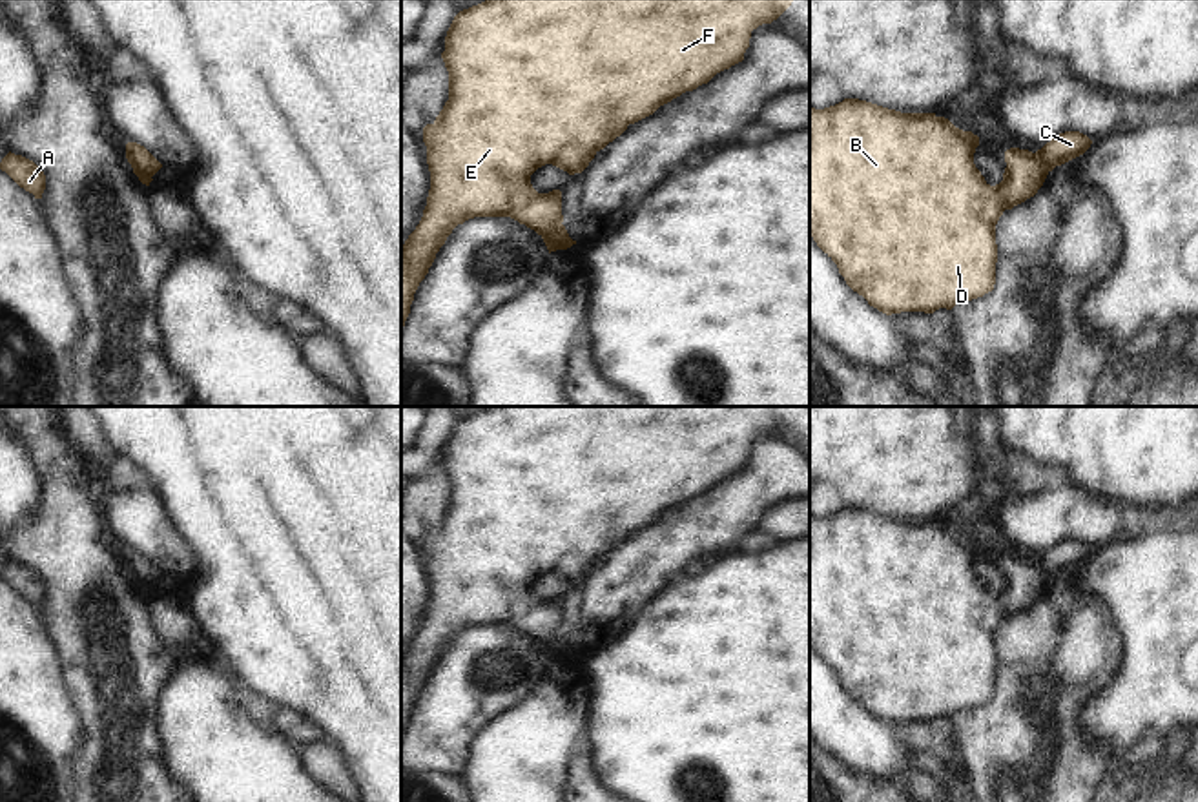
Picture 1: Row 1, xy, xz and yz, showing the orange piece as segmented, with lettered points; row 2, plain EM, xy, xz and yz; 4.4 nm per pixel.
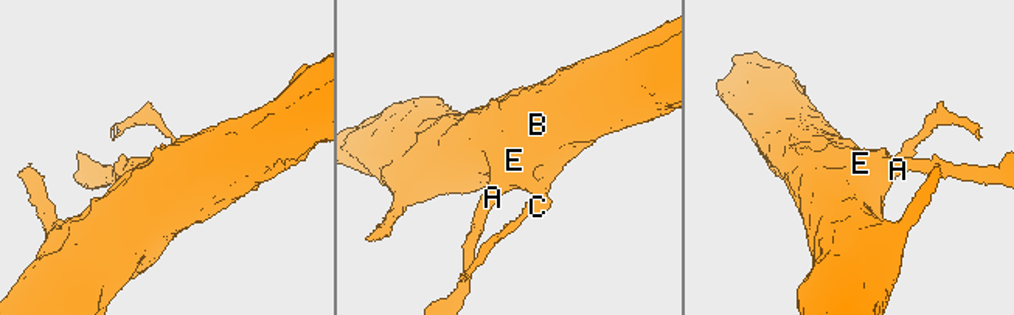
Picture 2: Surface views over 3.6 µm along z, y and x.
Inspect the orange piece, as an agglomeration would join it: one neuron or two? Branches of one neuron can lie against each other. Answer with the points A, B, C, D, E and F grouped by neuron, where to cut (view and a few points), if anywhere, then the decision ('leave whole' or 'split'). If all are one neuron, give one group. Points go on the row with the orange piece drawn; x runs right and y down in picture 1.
groups A B D E F / C; cut xz (560, 223), (542, 236); split

